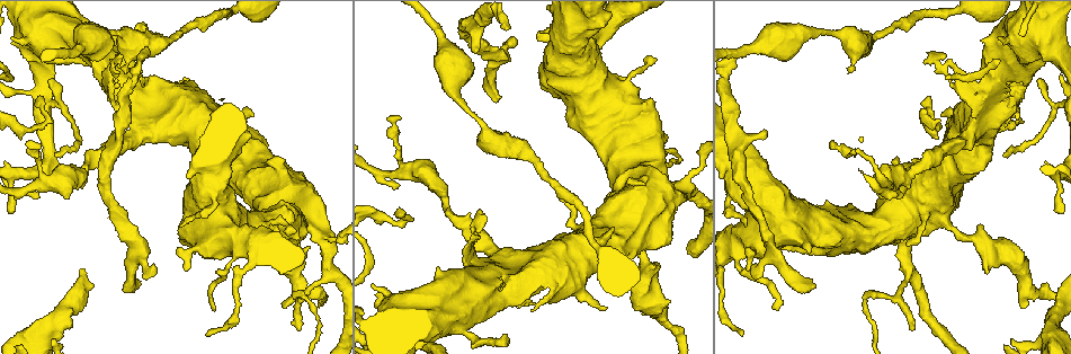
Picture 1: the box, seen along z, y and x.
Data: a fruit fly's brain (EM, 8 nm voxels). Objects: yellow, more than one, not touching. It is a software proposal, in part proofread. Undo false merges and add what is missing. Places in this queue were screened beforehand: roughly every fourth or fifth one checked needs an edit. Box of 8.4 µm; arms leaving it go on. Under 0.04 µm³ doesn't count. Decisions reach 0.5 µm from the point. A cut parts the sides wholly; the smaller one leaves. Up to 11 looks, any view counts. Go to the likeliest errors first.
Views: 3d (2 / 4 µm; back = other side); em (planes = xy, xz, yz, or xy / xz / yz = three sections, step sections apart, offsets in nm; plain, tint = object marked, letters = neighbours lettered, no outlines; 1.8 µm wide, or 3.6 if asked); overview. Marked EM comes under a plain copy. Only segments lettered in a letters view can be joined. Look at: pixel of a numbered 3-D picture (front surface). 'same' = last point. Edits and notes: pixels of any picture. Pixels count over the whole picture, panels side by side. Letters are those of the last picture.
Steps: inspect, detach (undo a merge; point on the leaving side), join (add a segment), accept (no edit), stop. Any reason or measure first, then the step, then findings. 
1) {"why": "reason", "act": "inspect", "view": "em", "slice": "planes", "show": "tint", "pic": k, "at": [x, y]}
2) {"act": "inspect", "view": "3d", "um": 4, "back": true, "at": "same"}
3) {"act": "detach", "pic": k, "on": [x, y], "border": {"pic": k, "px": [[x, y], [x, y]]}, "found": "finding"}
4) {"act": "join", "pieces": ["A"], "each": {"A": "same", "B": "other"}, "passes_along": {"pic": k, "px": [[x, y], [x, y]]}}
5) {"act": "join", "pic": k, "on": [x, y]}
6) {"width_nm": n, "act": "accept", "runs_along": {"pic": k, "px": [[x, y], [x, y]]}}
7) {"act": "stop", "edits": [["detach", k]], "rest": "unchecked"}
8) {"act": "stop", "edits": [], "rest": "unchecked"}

{"act": "inspect", "view": "3d", "um": 4, "pic": 1, "at": [148, 48]}

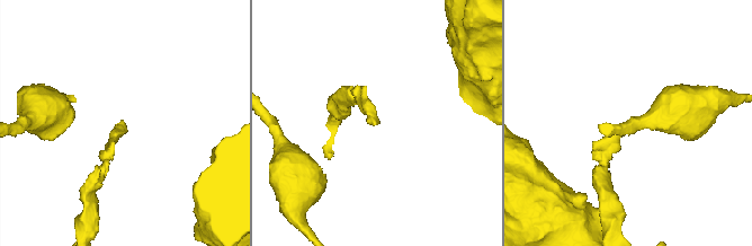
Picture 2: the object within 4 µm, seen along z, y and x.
{"act": "inspect", "view": "em", "slice": "yz", "step": 16, "show": "letters", "pic": 2, "at": [122, 120]}

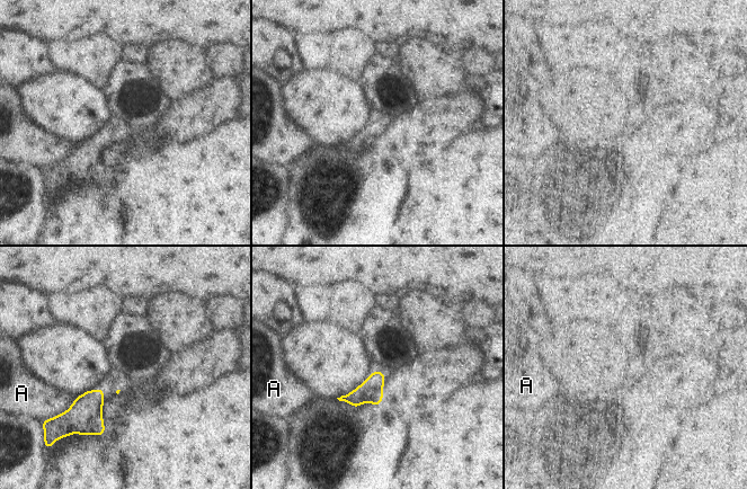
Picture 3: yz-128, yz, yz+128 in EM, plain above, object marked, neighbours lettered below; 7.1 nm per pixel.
{"act": "accept", "each": {"A": "other"}, "border": {"pic": 3, "px": [[76, 398], [61, 414]]}, "found": "none of them fits"}

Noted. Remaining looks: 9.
{"why": "an open end", "act": "inspect", "view": "em", "slice": "planes", "show": "tint", "pic": 1, "at": [134, 289]}

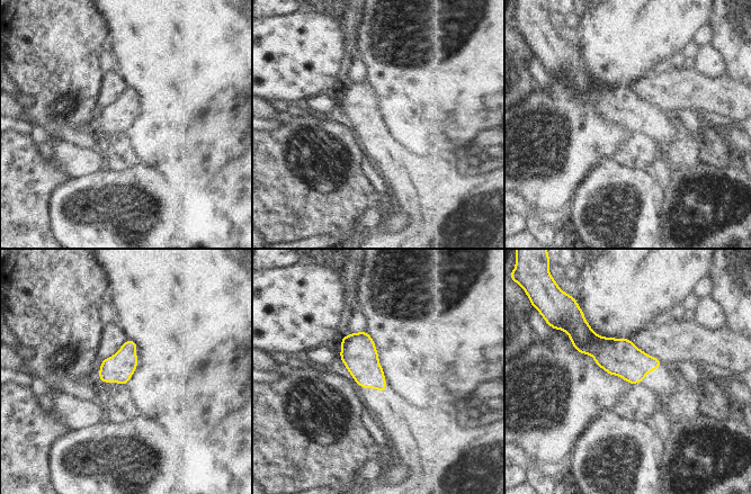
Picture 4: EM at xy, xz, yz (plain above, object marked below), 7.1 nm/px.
{"act": "inspect", "view": "em", "slice": "planes", "show": "letters", "at": "same"}

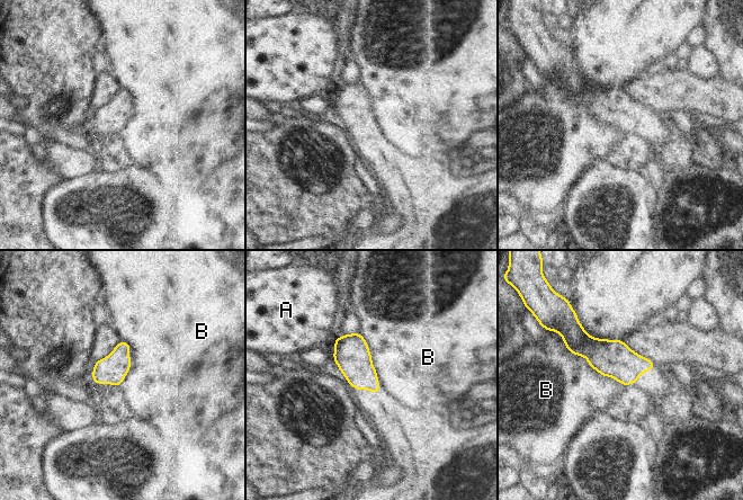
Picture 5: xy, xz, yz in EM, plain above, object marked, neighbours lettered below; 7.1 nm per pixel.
{"width_nm": 200, "act": "accept", "each": {"A": "other", "B": "other"}, "border": {"pic": 5, "px": [[558, 332], [569, 350], [625, 386]]}, "found": "none of them fits"}

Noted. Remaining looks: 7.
{"why": "closes a loop", "act": "inspect", "view": "3d", "um": 4, "pic": 1, "at": [982, 105]}

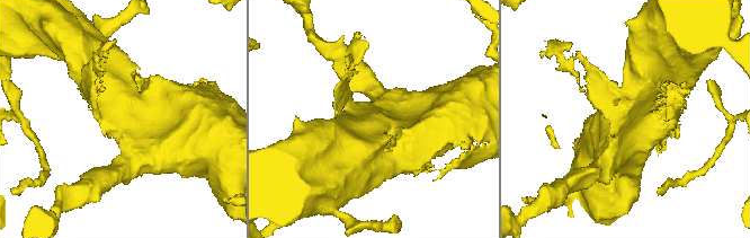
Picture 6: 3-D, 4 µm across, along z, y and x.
{"act": "inspect", "view": "em", "slice": "planes", "show": "letters", "pic": 6, "at": [621, 115]}

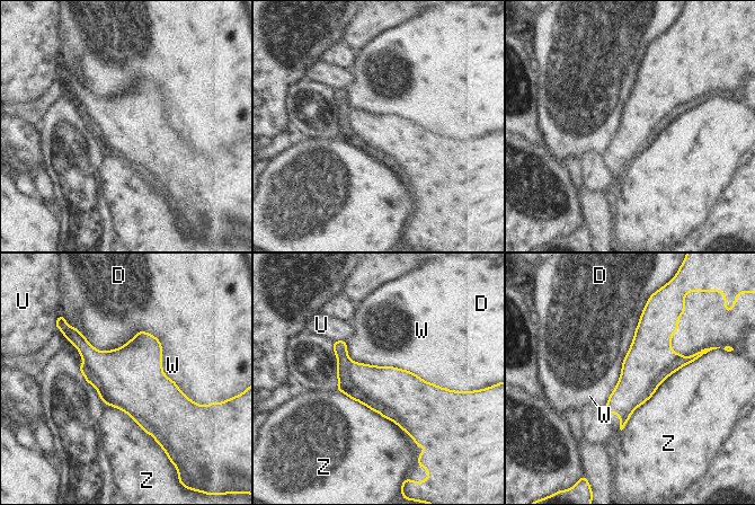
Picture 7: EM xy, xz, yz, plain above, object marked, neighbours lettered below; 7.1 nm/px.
{"act": "accept", "each": {"D": "other", "U": "other", "W": "other", "Z": "other"}, "border": {"pic": 7, "px": [[647, 302], [614, 389]]}, "found": "all the same cell"}

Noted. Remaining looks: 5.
{"why": "branch stops here", "act": "inspect", "view": "em", "slice": "planes", "show": "letters", "pic": 1, "at": [654, 60]}

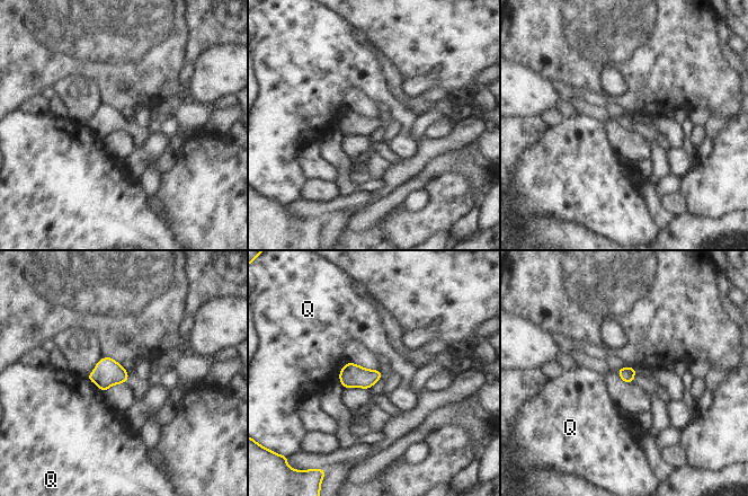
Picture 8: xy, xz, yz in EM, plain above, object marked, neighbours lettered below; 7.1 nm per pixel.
{"longest_contact_nm": ["Q", 160], "act": "accept", "each": {"Q": "other"}, "border": {"pic": 8, "px": [[86, 378], [91, 380], [103, 391]]}, "found": "no lettered segment goes on from it"}

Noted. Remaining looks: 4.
{"why": "free end", "act": "inspect", "view": "3d", "um": 2, "pic": 1, "at": [214, 310]}

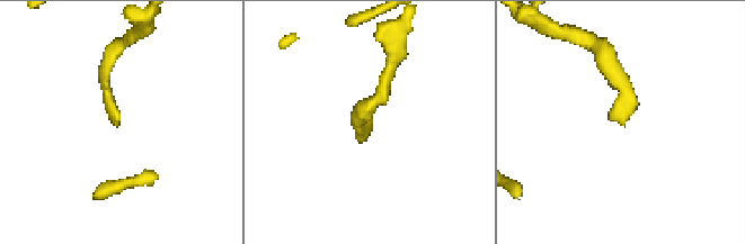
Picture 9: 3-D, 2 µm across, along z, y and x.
{"why": "need the tissue", "act": "inspect", "view": "em", "slice": "planes", "show": "letters", "pic": 9, "at": [116, 118]}

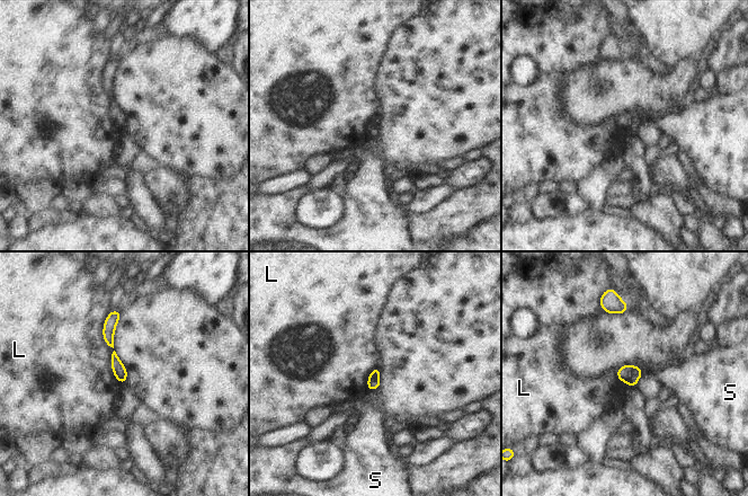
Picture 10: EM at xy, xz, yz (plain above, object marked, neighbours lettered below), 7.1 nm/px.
{"act": "accept", "each": {"L": "other", "S": "other"}, "border": {"pic": 10, "px": [[110, 311], [103, 338], [113, 348]]}, "found": "none of them fits"}

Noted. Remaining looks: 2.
{"act": "stop", "edits": [], "rest": "unchecked"}

